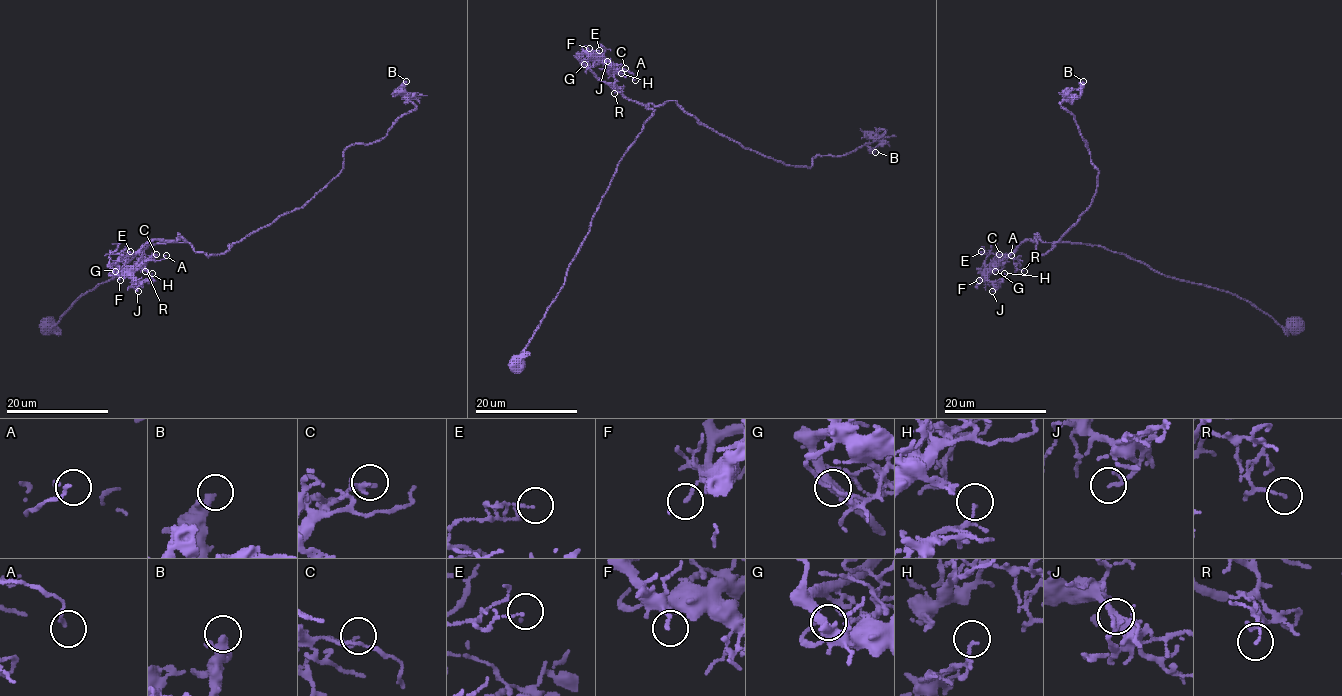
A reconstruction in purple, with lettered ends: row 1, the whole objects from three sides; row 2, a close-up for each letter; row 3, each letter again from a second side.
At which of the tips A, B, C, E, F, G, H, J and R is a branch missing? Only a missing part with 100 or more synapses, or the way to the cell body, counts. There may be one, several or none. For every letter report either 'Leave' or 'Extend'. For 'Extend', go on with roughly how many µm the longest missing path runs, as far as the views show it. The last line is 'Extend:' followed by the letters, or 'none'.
A: Leave
B: Leave
C: Leave
E: Leave
F: Leave
G: Leave
H: Leave
J: Leave
R: Leave
Extend: none

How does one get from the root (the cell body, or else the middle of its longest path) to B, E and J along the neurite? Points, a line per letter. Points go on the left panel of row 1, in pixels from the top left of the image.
B: (49, 327), (148, 245), (223, 254), (303, 208), (349, 146), (415, 108), (406, 81)
E: (49, 327), (148, 245), (184, 241), (152, 240), (109, 263), (111, 253), (130, 251)
J: (49, 327), (148, 245), (181, 239), (152, 240), (118, 263), (139, 283), (138, 291)

